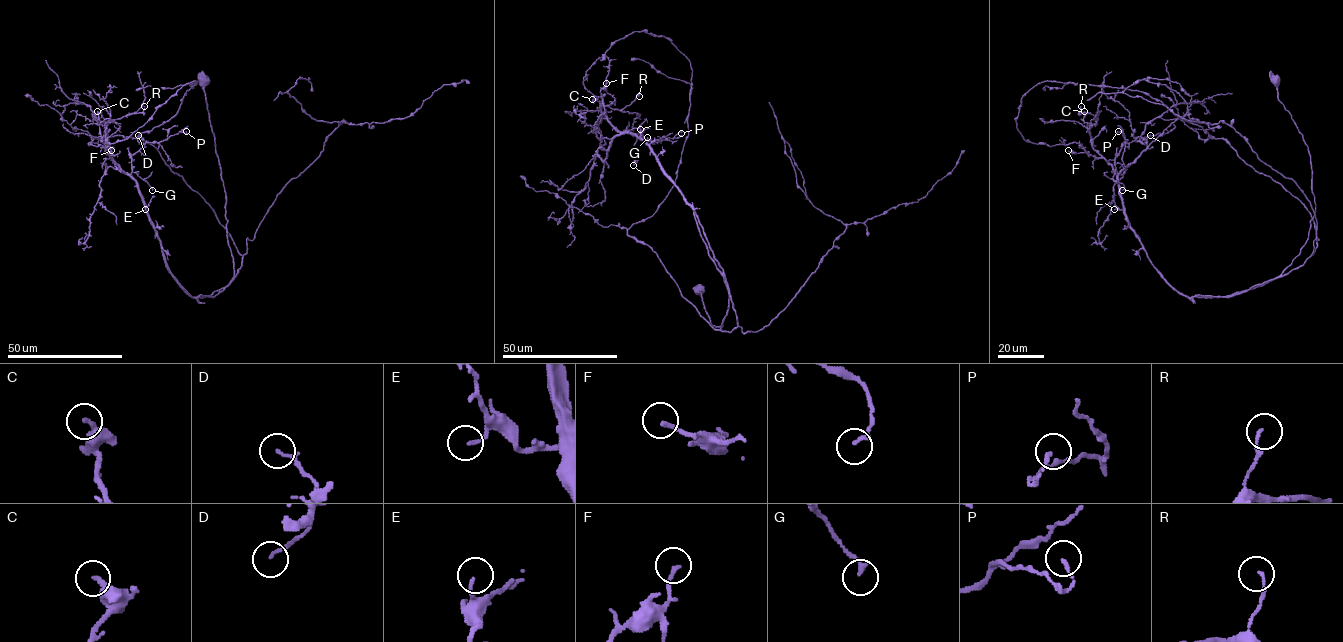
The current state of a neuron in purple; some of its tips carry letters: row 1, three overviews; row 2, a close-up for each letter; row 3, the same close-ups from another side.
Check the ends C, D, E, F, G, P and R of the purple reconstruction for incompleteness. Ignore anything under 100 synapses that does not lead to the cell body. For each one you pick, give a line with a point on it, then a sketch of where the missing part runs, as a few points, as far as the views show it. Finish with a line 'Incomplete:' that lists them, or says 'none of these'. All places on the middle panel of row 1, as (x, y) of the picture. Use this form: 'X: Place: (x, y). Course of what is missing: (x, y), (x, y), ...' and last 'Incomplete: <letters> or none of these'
Incomplete: none of these

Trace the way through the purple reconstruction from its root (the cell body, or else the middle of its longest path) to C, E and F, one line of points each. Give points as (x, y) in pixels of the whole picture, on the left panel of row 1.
C: (205, 81), (234, 263), (234, 278), (205, 297), (192, 297), (169, 270), (138, 184), (105, 149), (97, 111)
E: (205, 81), (206, 109), (226, 193), (234, 278), (211, 295), (192, 297), (169, 270), (145, 209)
F: (205, 81), (234, 263), (234, 278), (227, 286), (192, 297), (173, 277), (138, 184), (105, 153), (111, 150)

